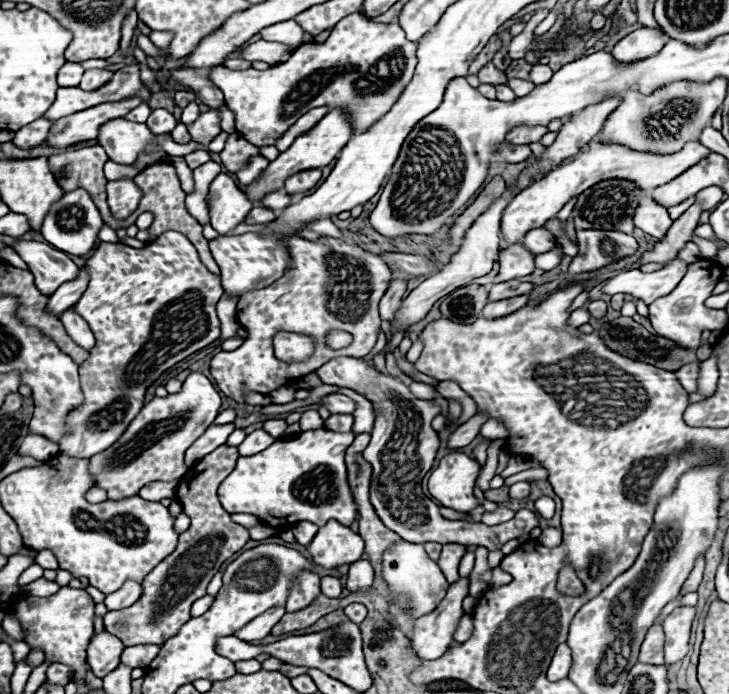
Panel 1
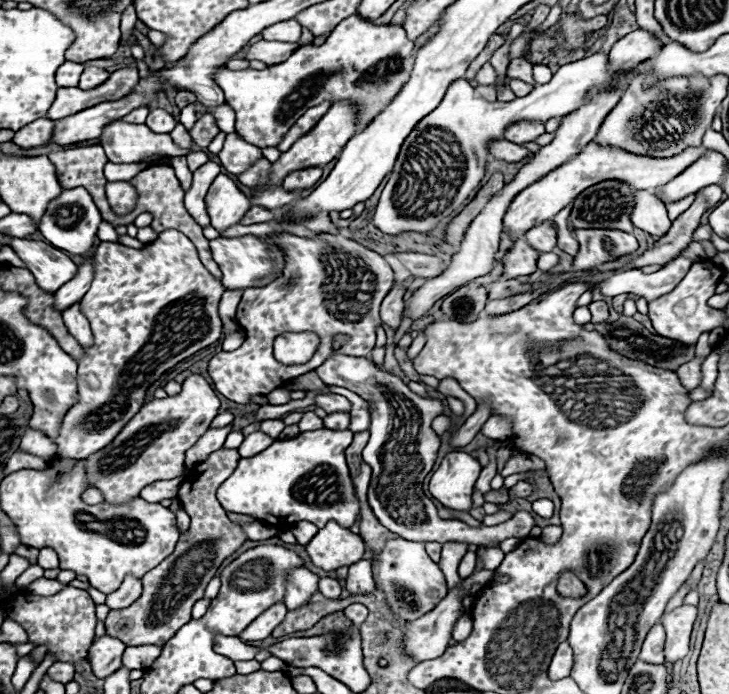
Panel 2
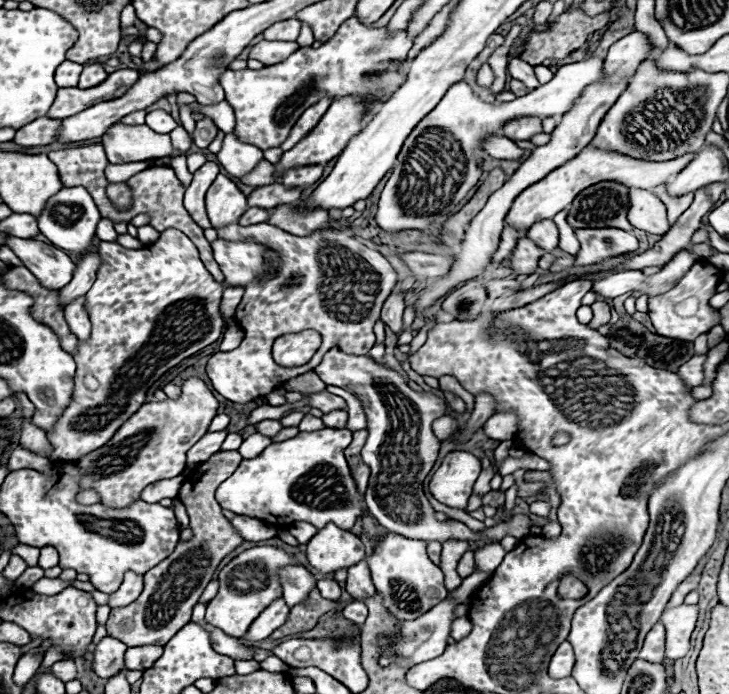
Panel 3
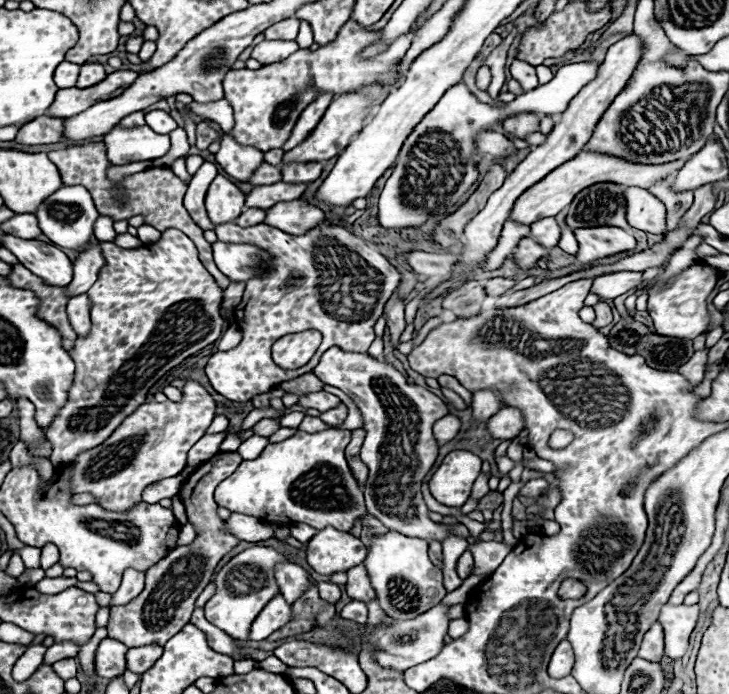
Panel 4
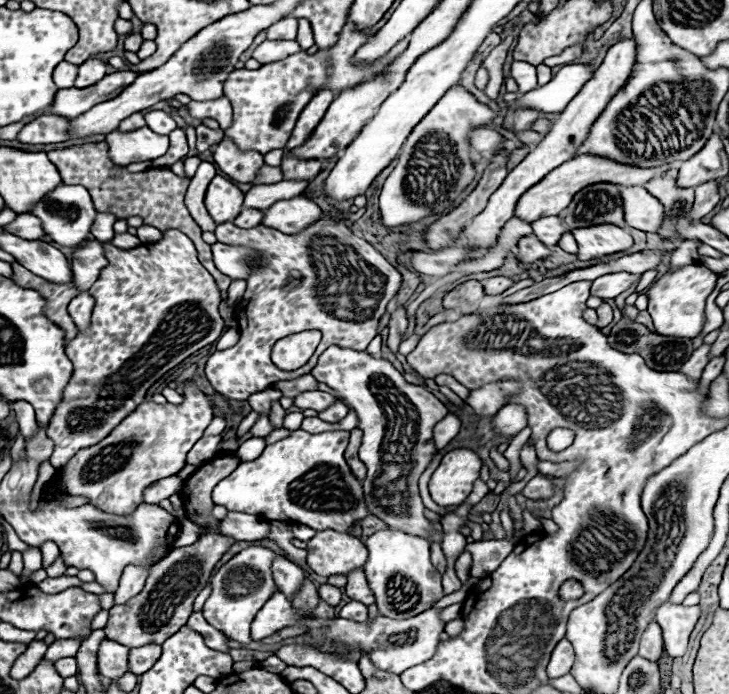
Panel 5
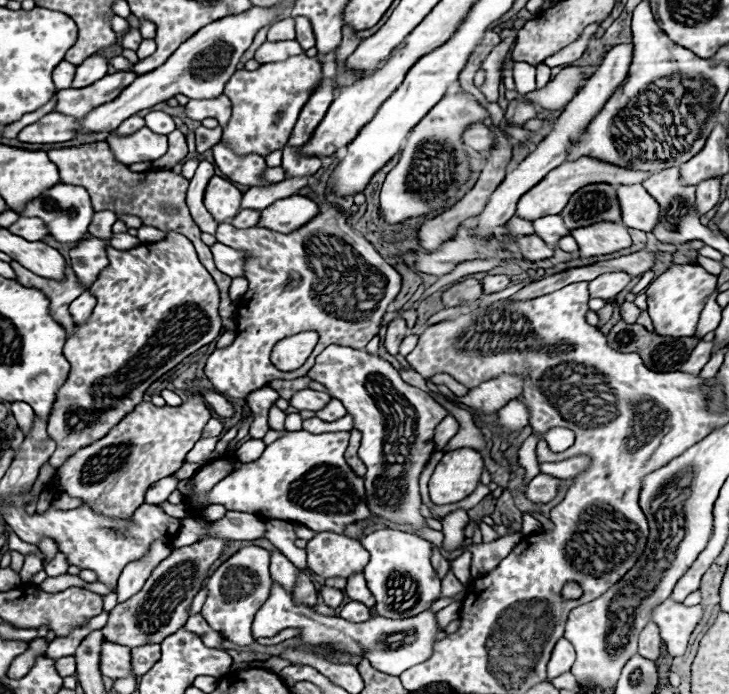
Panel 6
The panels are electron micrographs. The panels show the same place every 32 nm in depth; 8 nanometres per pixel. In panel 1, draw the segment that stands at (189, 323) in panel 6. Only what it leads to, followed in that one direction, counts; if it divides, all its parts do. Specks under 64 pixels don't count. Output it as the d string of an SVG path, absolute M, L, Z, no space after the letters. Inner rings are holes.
M176 230L162 232L154 242L140 250L120 242L100 242L86 266L90 270L90 284L74 308L90 324L96 344L94 350L90 350L90 358L80 364L78 370L84 402L70 410L66 432L62 440L58 440L58 454L70 454L74 458L90 458L112 446L144 406L146 388L176 362L220 338L216 304L224 294L220 278L208 272L208 268L200 262L194 244Z

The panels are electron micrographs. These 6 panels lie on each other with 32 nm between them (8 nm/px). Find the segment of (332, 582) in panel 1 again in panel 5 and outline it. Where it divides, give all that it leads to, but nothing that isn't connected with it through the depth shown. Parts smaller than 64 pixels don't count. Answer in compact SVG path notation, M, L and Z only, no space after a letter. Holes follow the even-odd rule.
M322 584L320 586L320 598L330 604L330 606L338 606L340 604L340 598L342 598L342 590L336 588L336 586L328 586L328 584Z

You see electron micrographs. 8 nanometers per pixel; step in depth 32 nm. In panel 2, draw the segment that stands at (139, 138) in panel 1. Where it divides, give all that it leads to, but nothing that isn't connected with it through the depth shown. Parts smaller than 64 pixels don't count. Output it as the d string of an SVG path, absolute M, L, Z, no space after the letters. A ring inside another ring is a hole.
M116 120L100 136L106 156L114 164L140 162L150 156L186 156L190 152L174 146L168 134L154 134L146 124L128 124Z

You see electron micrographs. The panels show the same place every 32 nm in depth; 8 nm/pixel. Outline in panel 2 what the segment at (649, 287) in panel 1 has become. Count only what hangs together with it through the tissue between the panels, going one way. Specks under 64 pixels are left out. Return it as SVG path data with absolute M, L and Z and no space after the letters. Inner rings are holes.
M679 255L654 274L642 274L640 270L622 270L598 282L596 288L610 298L618 294L634 294L636 298L644 296L650 302L662 294L668 294L686 275L691 265L689 259Z

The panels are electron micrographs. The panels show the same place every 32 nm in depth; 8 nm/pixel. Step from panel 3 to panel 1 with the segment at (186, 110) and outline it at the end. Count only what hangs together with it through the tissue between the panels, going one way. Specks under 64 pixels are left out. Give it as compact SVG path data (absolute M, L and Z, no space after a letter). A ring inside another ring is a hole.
M190 102L182 111L181 122L188 126L194 122L200 114L199 106L196 102Z

